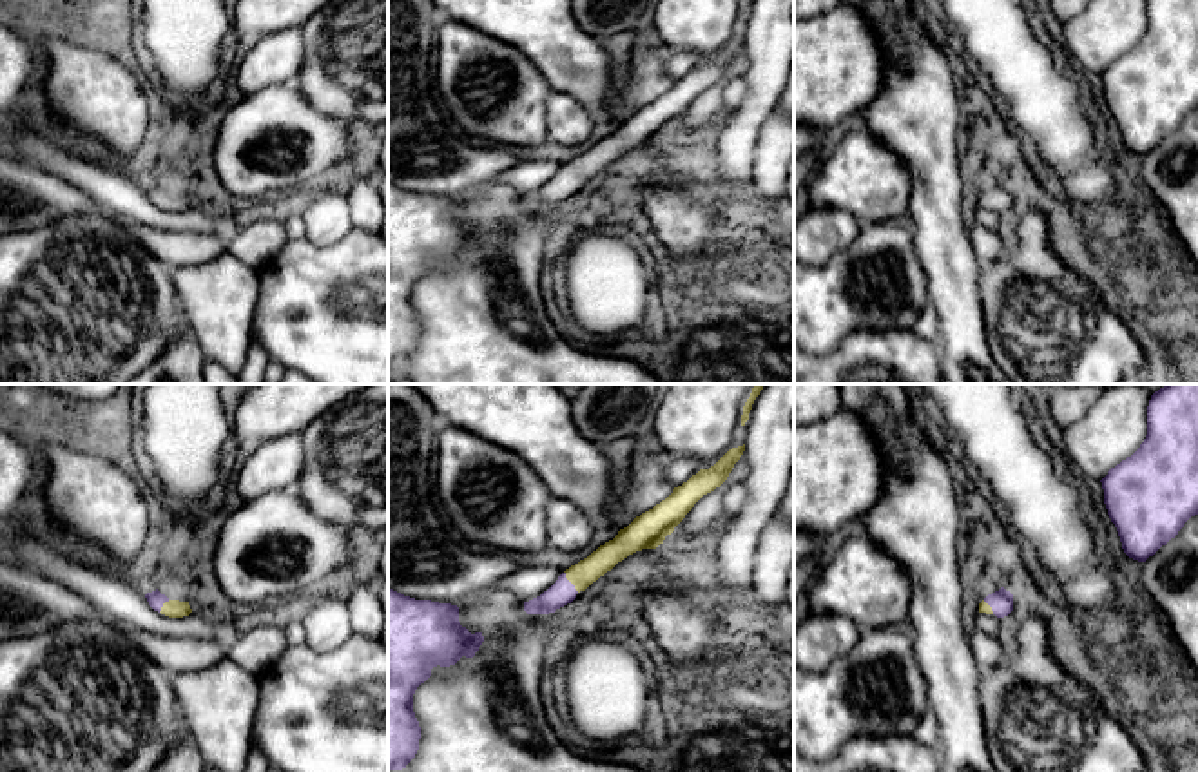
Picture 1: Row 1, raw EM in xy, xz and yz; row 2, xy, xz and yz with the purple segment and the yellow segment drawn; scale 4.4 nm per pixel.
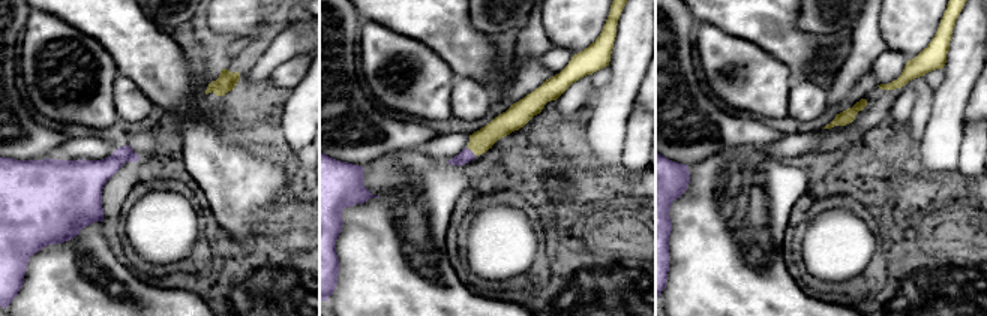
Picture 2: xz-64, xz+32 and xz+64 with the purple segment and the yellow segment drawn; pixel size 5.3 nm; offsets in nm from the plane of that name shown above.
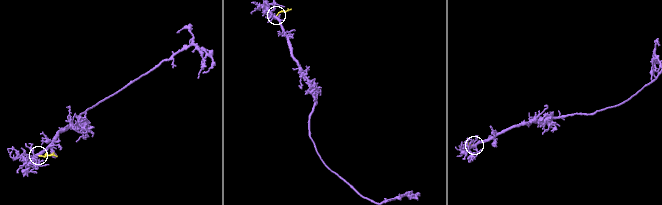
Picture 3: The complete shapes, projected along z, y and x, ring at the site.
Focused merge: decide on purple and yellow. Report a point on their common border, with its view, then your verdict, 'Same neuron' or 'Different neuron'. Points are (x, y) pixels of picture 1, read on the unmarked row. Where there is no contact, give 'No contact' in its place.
Touches purple at xz (570, 176). Same neuron

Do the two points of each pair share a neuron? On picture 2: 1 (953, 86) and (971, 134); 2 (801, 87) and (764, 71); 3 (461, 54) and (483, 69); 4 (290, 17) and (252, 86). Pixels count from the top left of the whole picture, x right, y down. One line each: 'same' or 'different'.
1: different
2: different
3: same
4: different

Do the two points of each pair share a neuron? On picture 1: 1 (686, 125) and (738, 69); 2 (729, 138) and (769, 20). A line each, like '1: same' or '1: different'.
1: same
2: same

